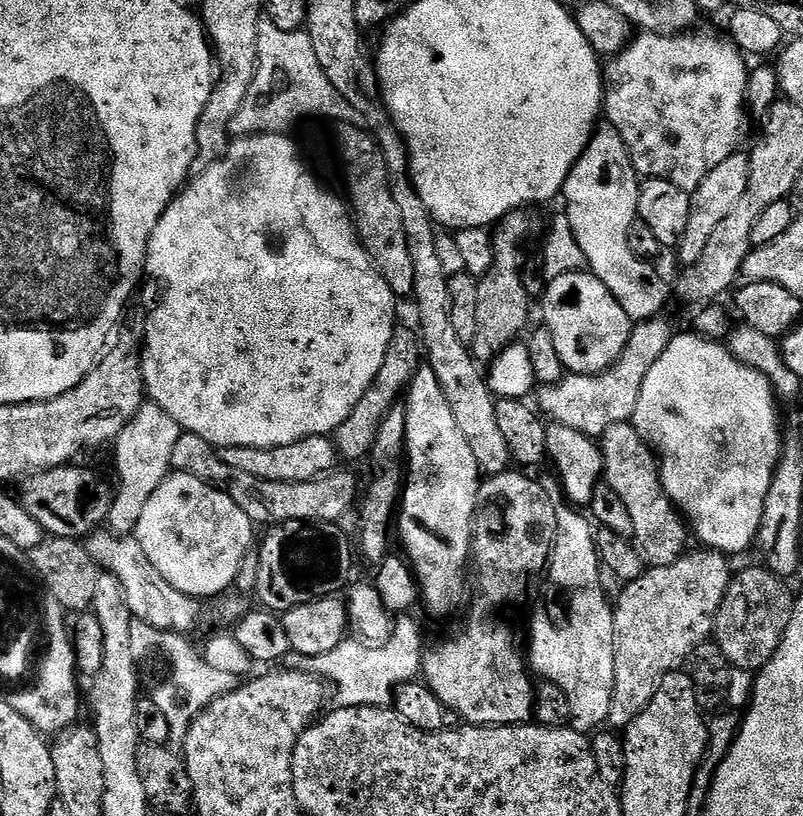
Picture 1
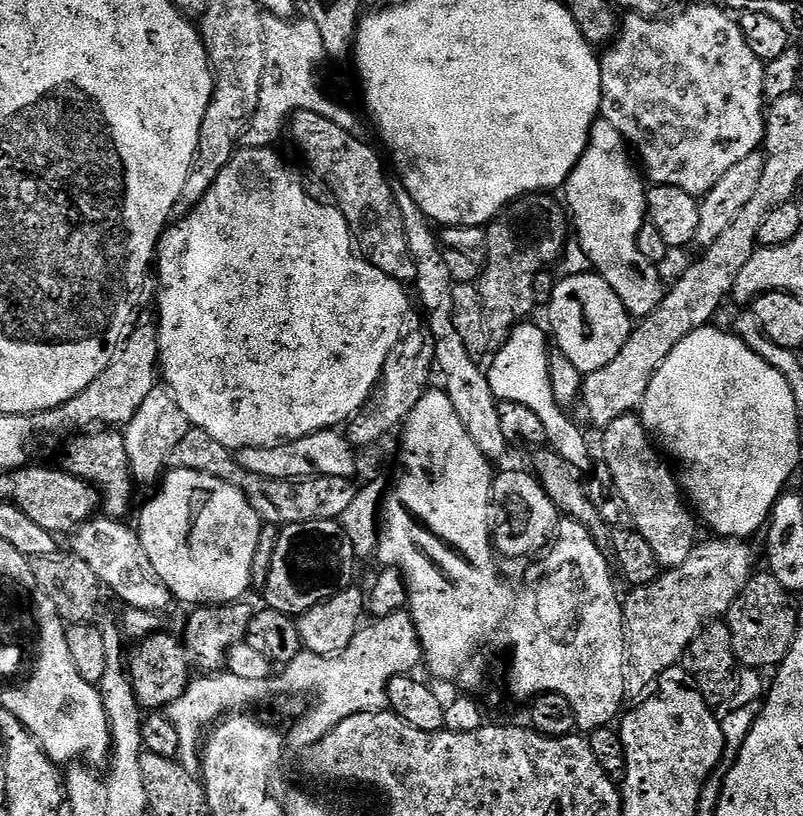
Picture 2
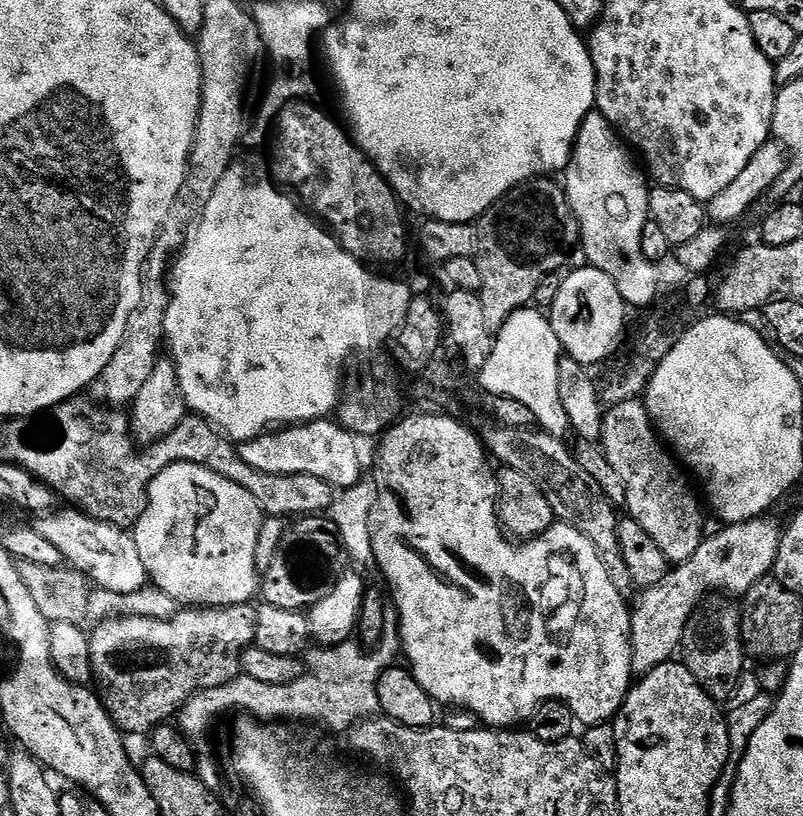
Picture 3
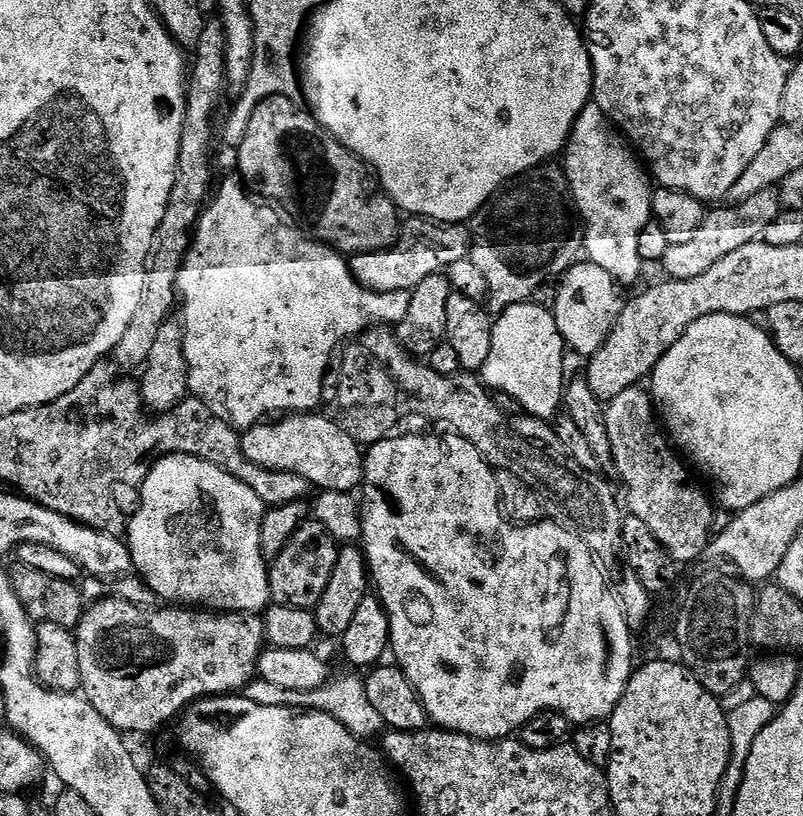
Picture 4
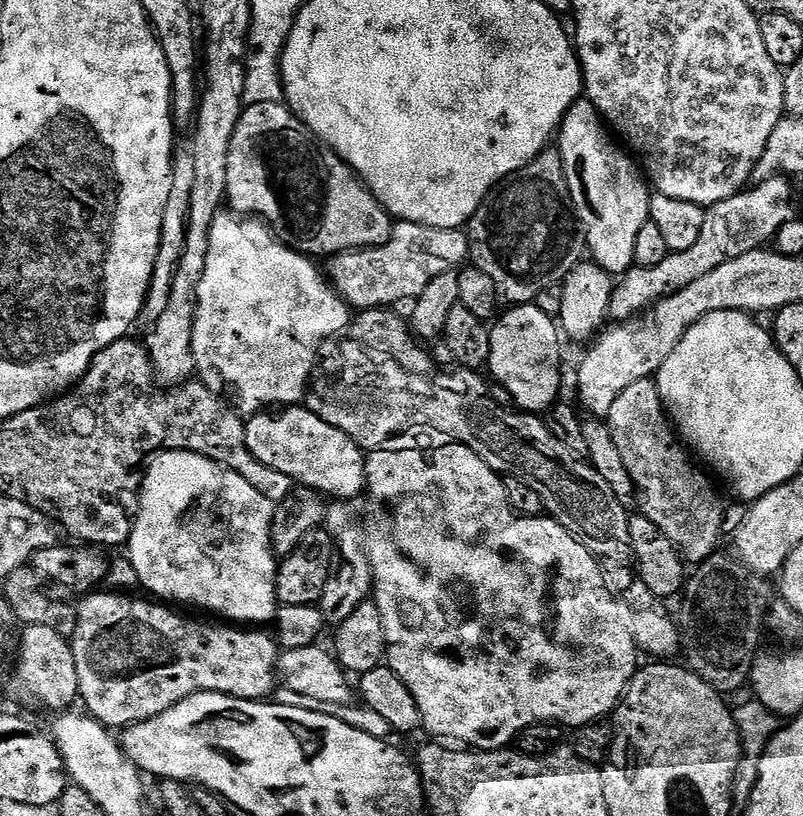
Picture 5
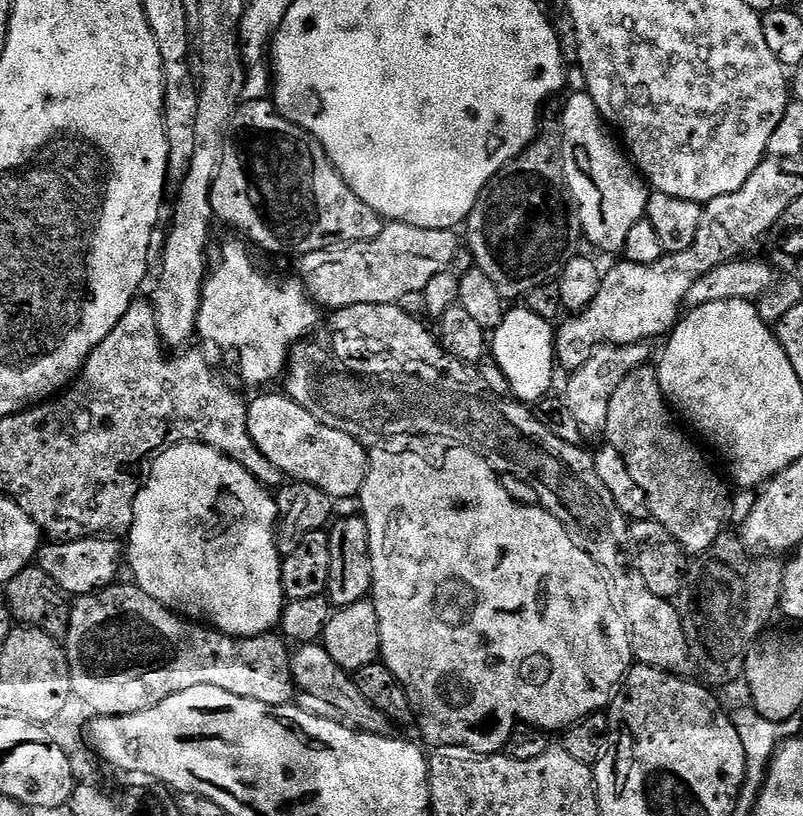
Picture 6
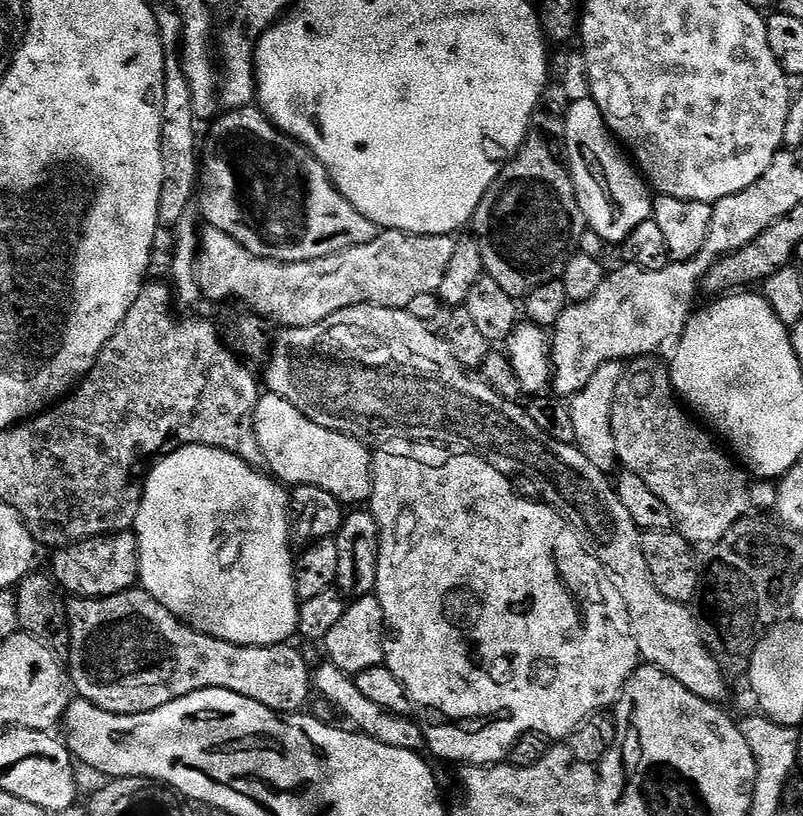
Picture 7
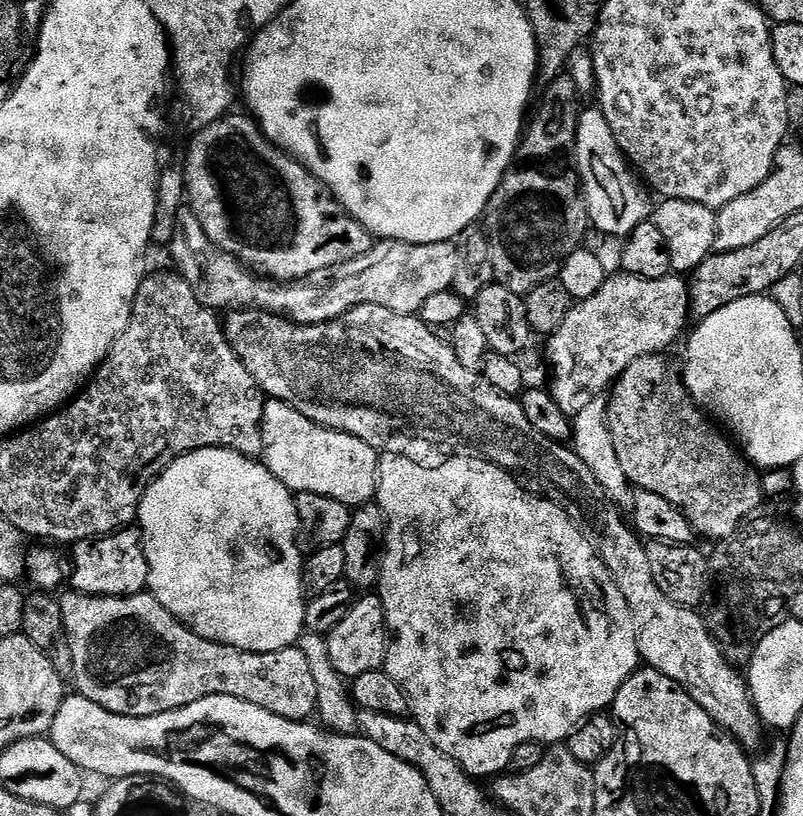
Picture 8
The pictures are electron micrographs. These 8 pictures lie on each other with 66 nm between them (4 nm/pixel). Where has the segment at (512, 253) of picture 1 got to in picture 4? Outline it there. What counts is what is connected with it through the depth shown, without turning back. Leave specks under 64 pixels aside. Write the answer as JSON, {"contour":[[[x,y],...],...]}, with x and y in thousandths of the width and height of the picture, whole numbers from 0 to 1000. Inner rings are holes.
{"contour":[[[682,199],[643,216],[623,230],[593,260],[585,271],[588,306],[585,316],[605,341],[609,384],[629,382],[638,373],[661,369],[680,347],[701,339],[724,317],[727,309],[727,277],[712,248],[712,233],[701,205]]]}

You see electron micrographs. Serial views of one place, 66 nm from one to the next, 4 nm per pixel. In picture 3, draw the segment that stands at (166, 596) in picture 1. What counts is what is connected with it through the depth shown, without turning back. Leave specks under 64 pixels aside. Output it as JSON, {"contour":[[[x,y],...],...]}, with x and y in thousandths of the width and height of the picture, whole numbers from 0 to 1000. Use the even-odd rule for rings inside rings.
{"contour":[[[98,625],[66,626],[44,638],[42,646],[52,659],[72,669],[76,683],[88,695],[103,701],[121,721],[144,724],[147,728],[167,728],[186,714],[182,694],[177,694],[177,679],[172,679],[169,658],[163,651],[112,635]]]}

